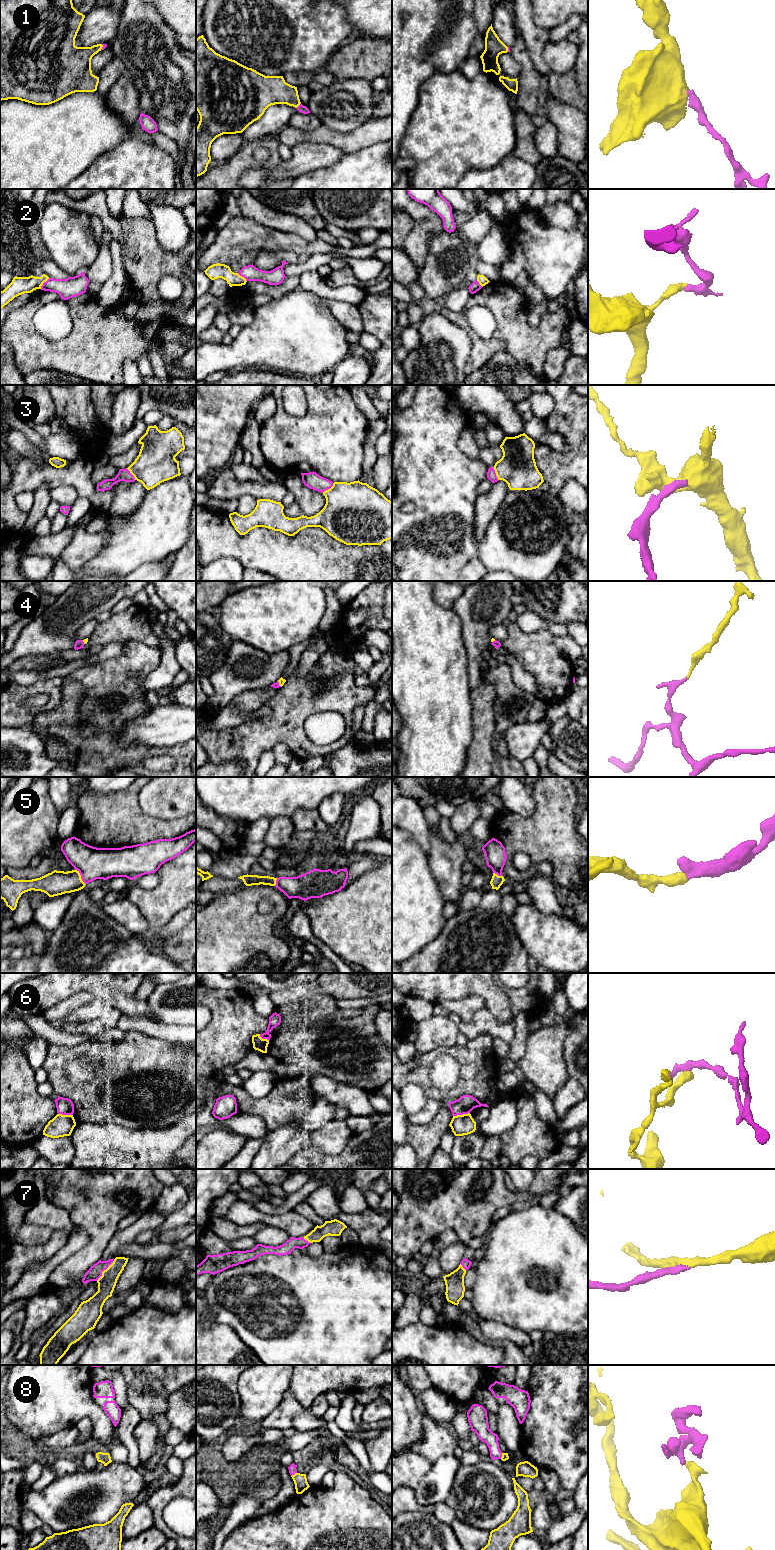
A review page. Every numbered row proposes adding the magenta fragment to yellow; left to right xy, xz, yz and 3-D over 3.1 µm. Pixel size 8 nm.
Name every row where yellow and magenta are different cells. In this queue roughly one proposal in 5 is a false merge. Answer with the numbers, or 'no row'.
2, 6

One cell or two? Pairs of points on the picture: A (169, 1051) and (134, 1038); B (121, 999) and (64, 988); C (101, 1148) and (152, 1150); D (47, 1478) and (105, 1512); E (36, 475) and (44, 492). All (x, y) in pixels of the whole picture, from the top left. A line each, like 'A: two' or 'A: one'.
A: one
B: one
C: one
D: two
E: two

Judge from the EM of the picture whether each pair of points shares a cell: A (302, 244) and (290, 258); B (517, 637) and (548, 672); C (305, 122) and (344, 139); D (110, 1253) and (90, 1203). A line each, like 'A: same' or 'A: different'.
A: different
B: same
C: different
D: different

